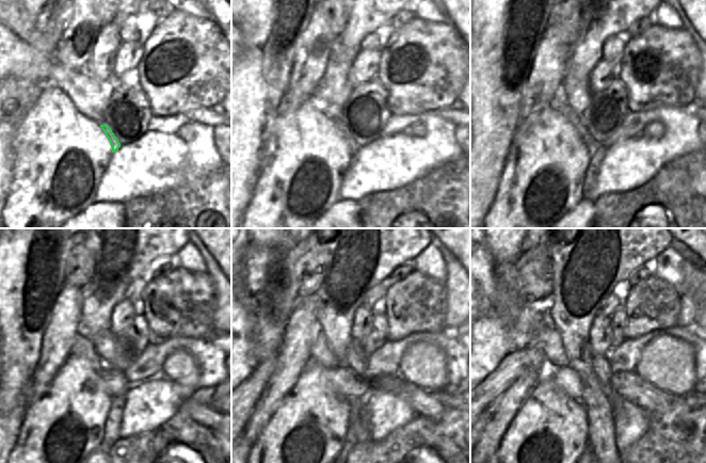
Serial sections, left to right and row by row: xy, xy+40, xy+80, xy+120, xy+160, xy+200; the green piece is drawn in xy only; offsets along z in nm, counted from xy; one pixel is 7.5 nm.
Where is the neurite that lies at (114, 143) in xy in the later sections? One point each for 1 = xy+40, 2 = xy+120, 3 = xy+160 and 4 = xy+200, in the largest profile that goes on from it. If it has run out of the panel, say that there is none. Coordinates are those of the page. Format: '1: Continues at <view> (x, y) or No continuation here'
1: Continues at xy+40 (353, 145)
2: Continues at xy+120 (82, 346)
3: Continues at xy+160 (320, 352)
4: Continues at xy+200 (548, 339)

